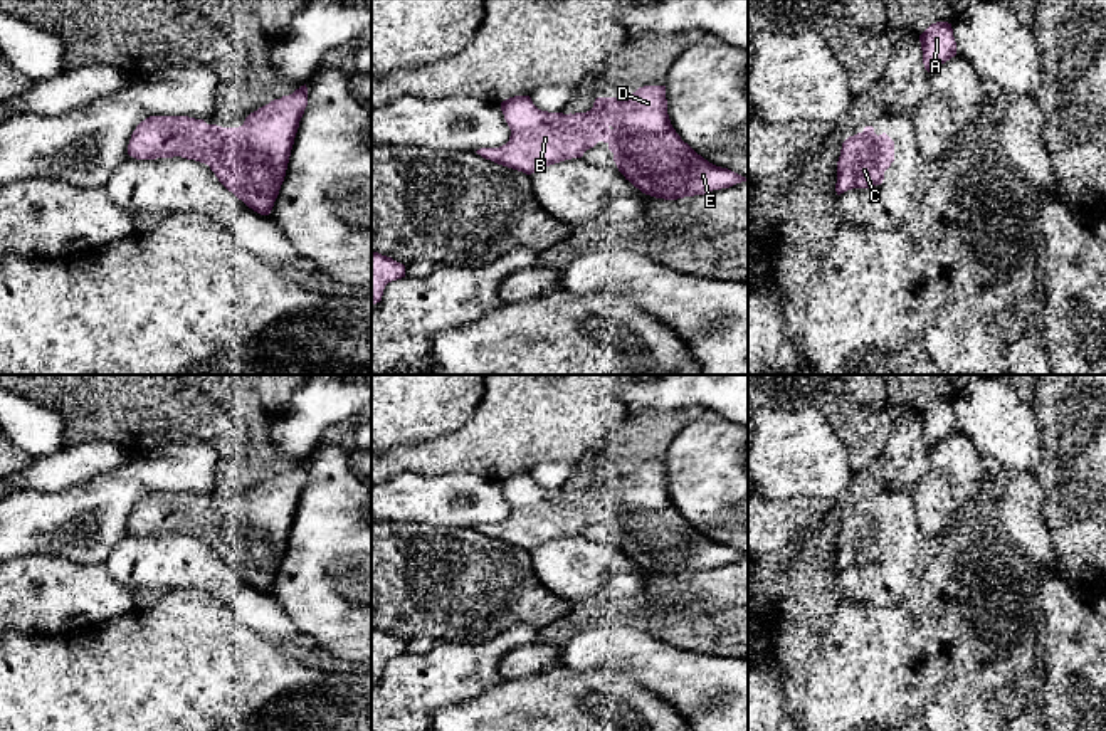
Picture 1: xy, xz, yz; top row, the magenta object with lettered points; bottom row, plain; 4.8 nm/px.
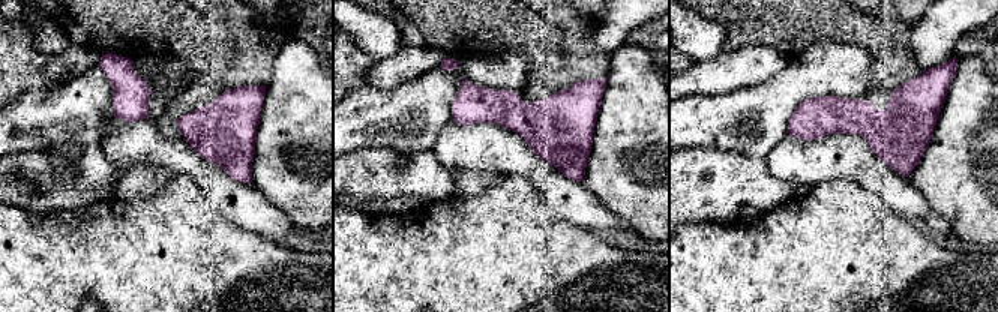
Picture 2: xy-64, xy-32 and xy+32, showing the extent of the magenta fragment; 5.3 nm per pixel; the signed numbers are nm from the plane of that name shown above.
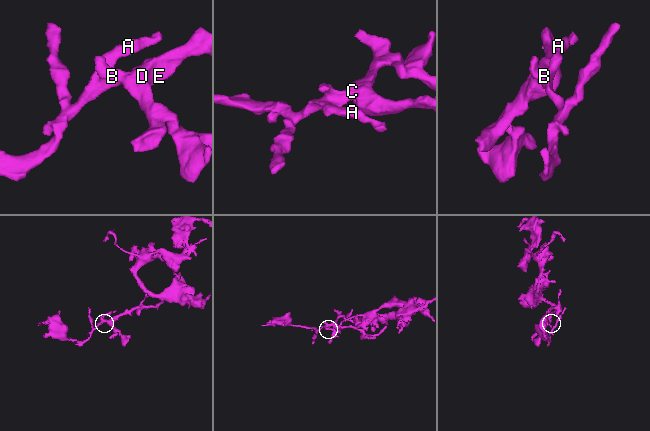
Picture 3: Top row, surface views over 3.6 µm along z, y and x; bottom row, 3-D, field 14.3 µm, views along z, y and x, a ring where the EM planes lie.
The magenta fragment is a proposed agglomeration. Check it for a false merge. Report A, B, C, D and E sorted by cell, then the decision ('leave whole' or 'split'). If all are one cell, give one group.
A B C D E; leave whole

